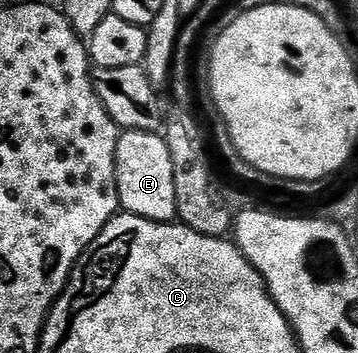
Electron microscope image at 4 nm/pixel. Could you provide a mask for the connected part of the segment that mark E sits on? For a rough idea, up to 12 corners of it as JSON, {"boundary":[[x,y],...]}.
{"boundary":[[166,136],[119,138],[119,203],[150,221],[179,215]]}

